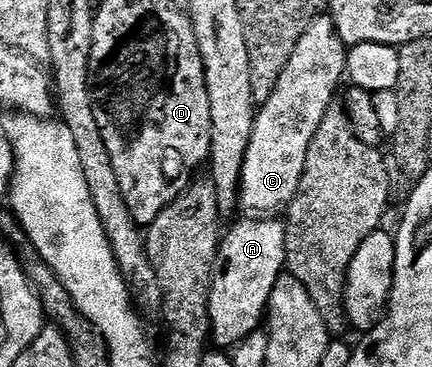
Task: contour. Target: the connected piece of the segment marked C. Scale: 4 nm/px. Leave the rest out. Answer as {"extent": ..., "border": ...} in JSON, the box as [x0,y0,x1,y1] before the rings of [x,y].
{"extent":[238,16,348,215],"border":[[[320,16],[317,18],[308,28],[308,32],[304,32],[304,36],[300,36],[300,44],[296,44],[296,52],[292,52],[292,60],[288,60],[288,64],[284,64],[284,72],[280,72],[280,80],[276,80],[276,88],[272,92],[272,96],[268,96],[268,100],[261,103],[260,109],[254,116],[252,140],[248,144],[248,152],[244,154],[244,172],[240,176],[240,188],[238,189],[239,207],[241,207],[243,211],[246,209],[245,213],[247,215],[277,215],[279,212],[285,211],[291,200],[296,196],[296,188],[300,188],[300,176],[304,176],[304,160],[308,160],[308,144],[312,144],[312,136],[316,136],[316,128],[320,128],[320,120],[324,120],[328,108],[335,105],[336,98],[334,98],[334,93],[337,92],[338,85],[344,82],[347,49],[348,47],[340,40],[340,36],[334,27],[334,22],[328,16]]]}

